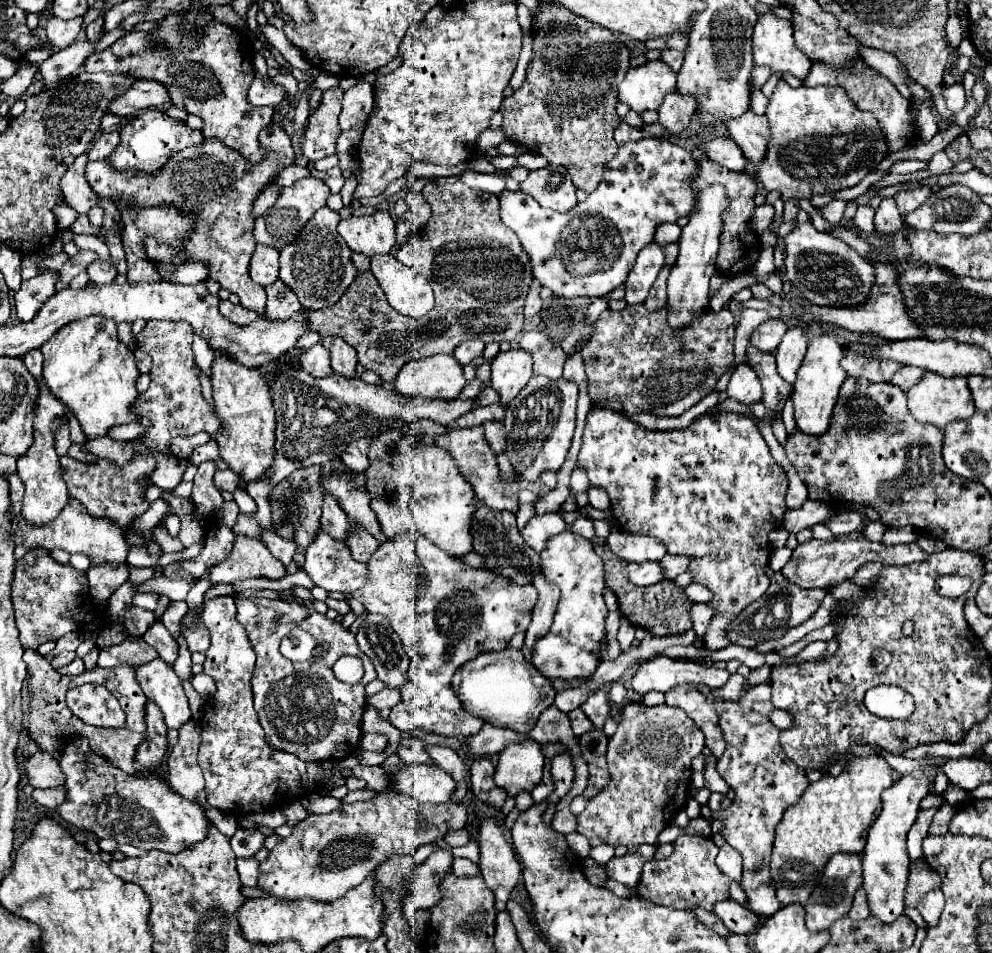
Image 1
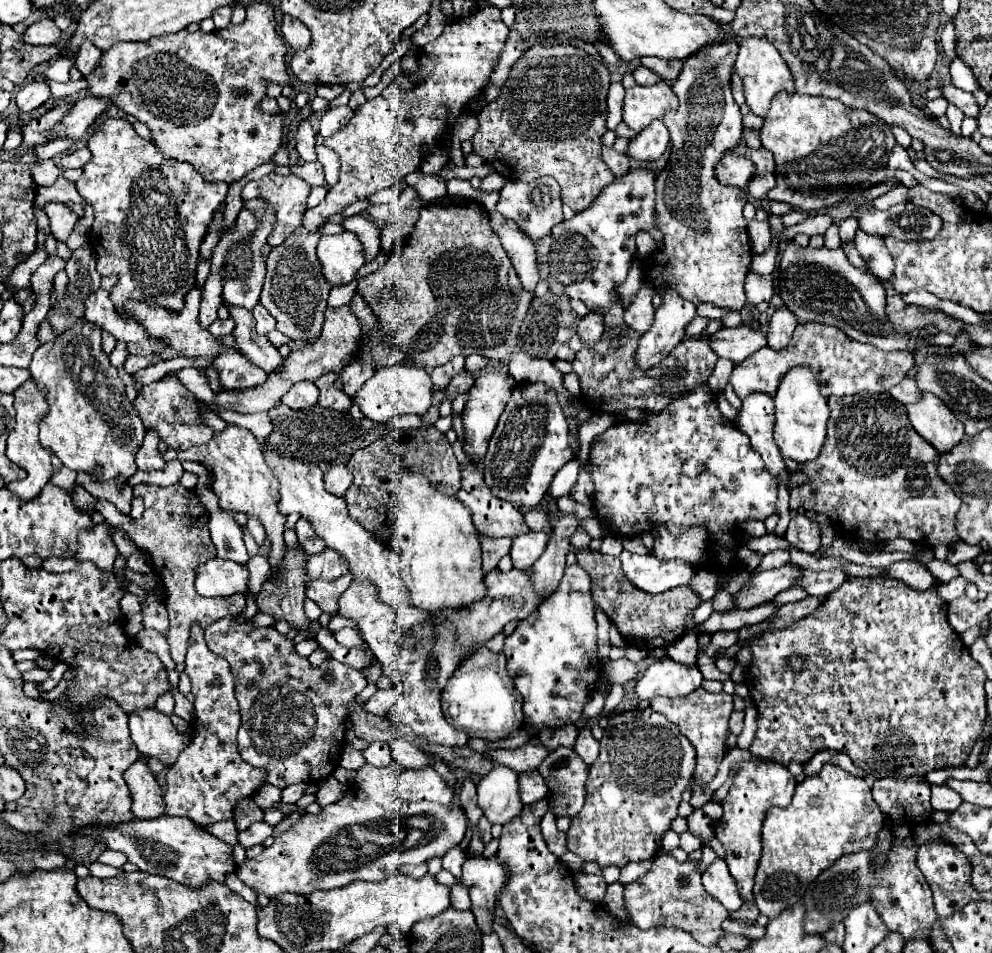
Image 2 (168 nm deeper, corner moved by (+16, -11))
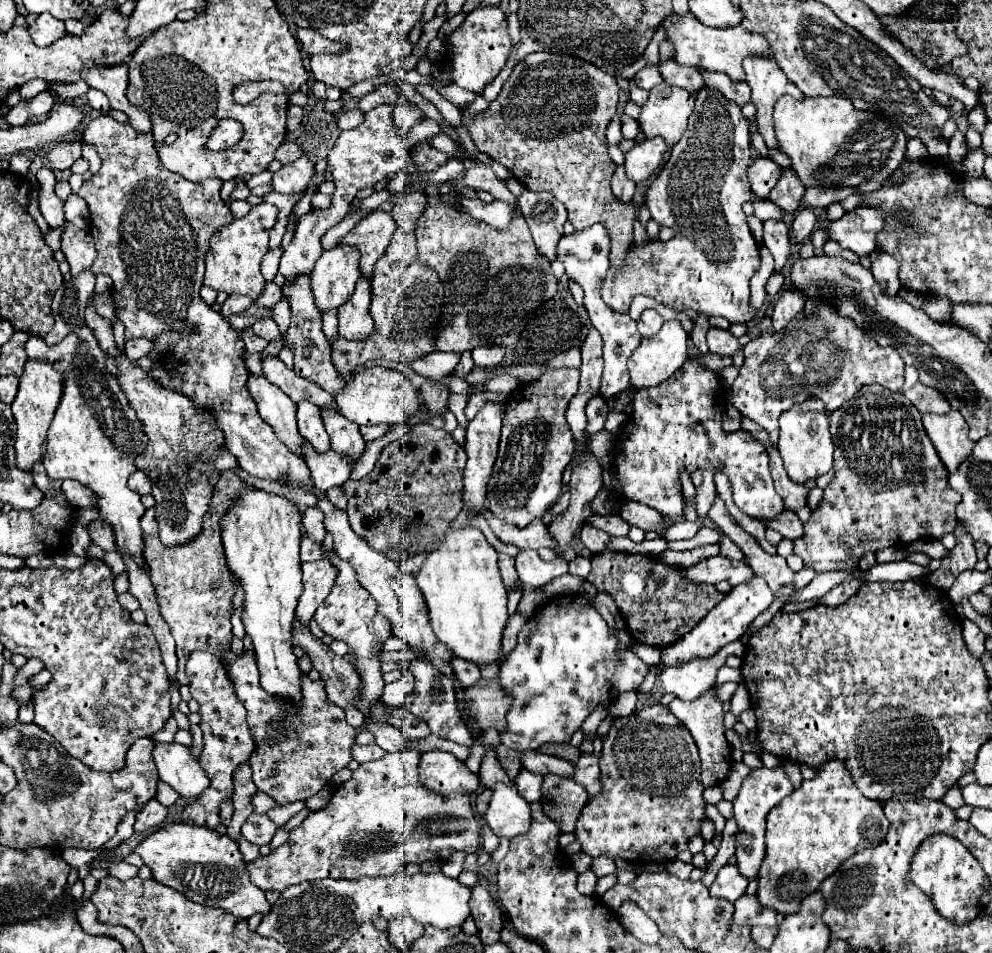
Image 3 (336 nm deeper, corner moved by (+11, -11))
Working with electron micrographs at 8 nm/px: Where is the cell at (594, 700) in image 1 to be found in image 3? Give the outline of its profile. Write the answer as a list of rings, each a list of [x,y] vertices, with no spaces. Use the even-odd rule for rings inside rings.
[[[583,754],[579,758],[579,762],[575,764],[575,782],[581,784],[587,790],[589,800],[595,798],[597,794],[601,794],[601,778],[599,778],[601,770],[599,770],[599,762],[593,754]]]

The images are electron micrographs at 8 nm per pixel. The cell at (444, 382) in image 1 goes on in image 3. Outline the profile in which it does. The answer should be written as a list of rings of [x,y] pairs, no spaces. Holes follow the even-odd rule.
[[[373,366],[373,368],[359,370],[353,382],[345,384],[343,390],[337,392],[335,404],[339,414],[343,414],[347,420],[361,426],[373,426],[373,424],[391,426],[397,422],[405,422],[407,418],[415,416],[421,410],[419,392],[413,388],[411,380],[405,378],[401,372],[387,366]]]

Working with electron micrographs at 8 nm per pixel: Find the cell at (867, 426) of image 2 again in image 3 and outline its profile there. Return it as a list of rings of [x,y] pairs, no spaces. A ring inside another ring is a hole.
[[[871,386],[871,394],[861,392],[855,398],[867,398],[867,414],[861,412],[857,404],[829,414],[835,442],[835,478],[825,488],[821,504],[805,522],[805,534],[795,540],[795,554],[801,556],[805,566],[815,570],[815,574],[831,570],[853,572],[859,568],[859,560],[865,552],[875,554],[887,546],[907,546],[923,538],[941,540],[953,532],[957,524],[955,506],[961,502],[961,496],[947,484],[947,470],[921,424],[921,412],[903,392],[891,392],[881,386]]]

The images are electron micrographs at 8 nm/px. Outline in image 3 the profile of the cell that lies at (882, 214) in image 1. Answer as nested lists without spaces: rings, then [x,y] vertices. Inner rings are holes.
[[[875,250],[871,258],[871,272],[873,278],[877,280],[877,284],[881,286],[881,290],[887,296],[897,296],[897,292],[901,290],[899,278],[897,278],[897,262],[893,260],[893,256],[889,256],[887,252]]]

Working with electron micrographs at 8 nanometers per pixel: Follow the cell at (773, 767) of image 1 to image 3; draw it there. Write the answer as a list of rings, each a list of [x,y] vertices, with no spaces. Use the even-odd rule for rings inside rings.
[[[759,768],[749,772],[749,776],[743,780],[741,792],[737,800],[733,802],[735,808],[735,820],[739,824],[739,832],[735,836],[737,840],[737,868],[745,878],[755,878],[759,872],[759,866],[765,858],[765,818],[771,808],[779,806],[781,800],[793,792],[793,784],[787,780],[783,768]]]

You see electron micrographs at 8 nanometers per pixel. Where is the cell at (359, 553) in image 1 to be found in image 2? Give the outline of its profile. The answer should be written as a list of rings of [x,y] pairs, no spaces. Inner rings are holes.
[[[326,548],[324,552],[320,552],[316,556],[308,556],[306,570],[308,570],[306,580],[312,580],[312,578],[334,580],[334,578],[350,572],[344,558],[340,554],[336,554],[336,550],[332,550],[332,548]]]

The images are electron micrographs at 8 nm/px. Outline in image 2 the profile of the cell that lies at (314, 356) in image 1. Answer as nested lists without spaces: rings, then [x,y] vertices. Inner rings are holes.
[[[296,382],[282,398],[282,402],[294,410],[300,410],[300,408],[310,408],[312,404],[318,402],[318,390],[316,390],[316,384],[314,382]]]

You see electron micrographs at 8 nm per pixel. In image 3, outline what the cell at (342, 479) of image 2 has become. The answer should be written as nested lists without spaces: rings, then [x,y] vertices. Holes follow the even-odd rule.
[[[341,486],[331,488],[331,490],[327,492],[327,498],[329,498],[329,502],[331,502],[335,508],[339,508],[339,510],[347,510],[347,500],[345,500],[345,494],[341,492]]]

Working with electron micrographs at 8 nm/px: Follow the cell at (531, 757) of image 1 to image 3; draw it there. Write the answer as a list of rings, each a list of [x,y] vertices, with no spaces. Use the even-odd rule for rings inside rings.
[[[497,784],[493,790],[491,804],[485,812],[489,828],[501,838],[515,838],[529,832],[531,812],[529,802],[523,800],[515,786]]]

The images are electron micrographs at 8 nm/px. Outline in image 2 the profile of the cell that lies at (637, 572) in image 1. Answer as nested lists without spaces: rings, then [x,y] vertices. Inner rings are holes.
[[[626,550],[620,554],[620,562],[628,582],[648,594],[660,594],[676,586],[688,586],[690,576],[696,572],[694,566],[680,560],[662,562],[656,556],[642,556]]]

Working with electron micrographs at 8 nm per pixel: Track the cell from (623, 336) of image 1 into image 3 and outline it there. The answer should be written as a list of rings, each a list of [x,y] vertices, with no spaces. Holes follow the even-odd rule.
[[[717,354],[701,356],[701,360],[703,360],[703,364],[705,364],[709,370],[713,370],[713,372],[719,372],[721,368],[725,368],[725,366],[731,366],[731,364],[733,364],[731,356],[717,356]]]

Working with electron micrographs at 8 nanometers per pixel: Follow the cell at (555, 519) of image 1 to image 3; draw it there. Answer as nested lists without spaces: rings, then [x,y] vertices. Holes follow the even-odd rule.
[[[521,550],[515,558],[515,566],[525,590],[537,590],[567,572],[567,566],[549,566],[543,562],[537,550]]]

